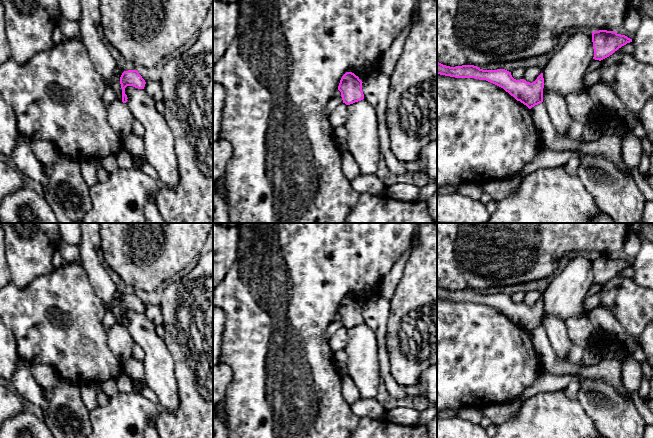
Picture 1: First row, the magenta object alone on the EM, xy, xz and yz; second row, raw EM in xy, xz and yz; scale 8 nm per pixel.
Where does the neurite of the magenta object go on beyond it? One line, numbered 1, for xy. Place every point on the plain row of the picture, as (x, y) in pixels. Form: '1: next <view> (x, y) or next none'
1: next none

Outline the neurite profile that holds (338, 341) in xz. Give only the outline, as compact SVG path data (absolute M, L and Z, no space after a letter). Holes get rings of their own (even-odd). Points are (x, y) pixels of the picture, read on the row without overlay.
M341 327L329 339L328 343L332 351L335 353L344 350L348 344L348 329Z

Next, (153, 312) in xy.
M160 305L146 306L144 314L155 326L162 325L163 316Z

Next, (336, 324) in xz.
M334 320L327 328L324 338L328 342L330 337L341 327L343 327L341 320Z

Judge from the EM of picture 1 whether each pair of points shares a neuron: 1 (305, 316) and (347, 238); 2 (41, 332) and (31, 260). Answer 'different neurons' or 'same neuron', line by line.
1: same neuron
2: different neurons

